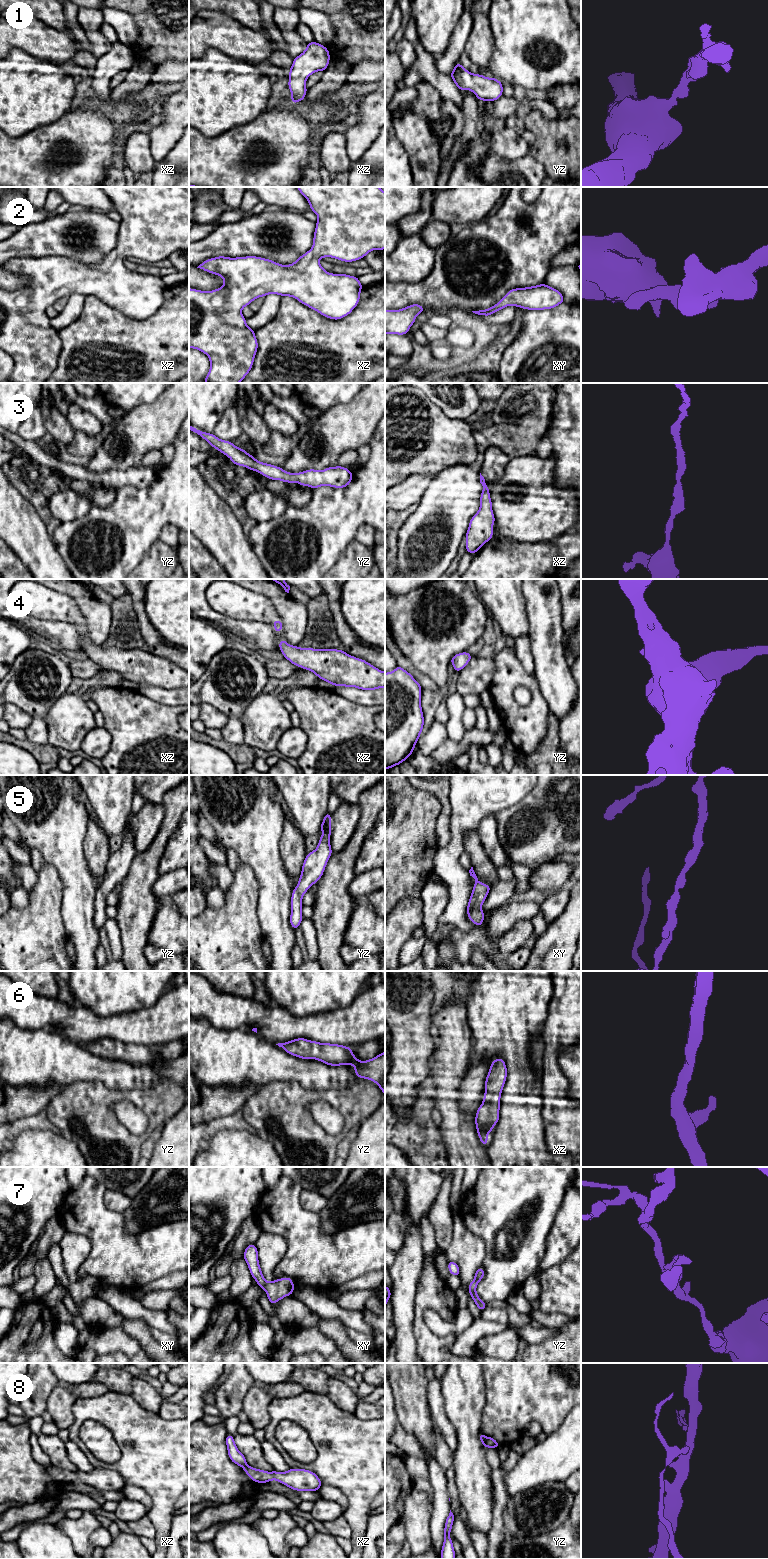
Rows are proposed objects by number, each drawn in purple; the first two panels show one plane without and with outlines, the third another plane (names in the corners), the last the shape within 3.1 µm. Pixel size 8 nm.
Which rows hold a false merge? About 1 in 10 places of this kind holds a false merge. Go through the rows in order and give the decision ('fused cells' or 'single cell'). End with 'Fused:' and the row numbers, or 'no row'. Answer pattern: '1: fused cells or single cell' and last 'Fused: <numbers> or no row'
1: single cell
2: single cell
3: single cell
4: single cell
5: single cell
6: single cell
7: single cell
8: fused cells
Fused: 8

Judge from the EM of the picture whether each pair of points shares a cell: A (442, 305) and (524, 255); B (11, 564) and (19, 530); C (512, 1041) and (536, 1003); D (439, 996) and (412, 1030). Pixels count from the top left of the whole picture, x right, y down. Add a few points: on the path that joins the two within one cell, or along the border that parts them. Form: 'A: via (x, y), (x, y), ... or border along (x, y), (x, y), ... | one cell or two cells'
A: via (464, 296), (486, 294), (495, 290), (506, 277) | one cell
B: border along (10, 548), (28, 568) | two cells
C: via (512, 1032), (512, 1027), (527, 1012) | one cell
D: border along (429, 984), (432, 992), (432, 1012) | two cells

